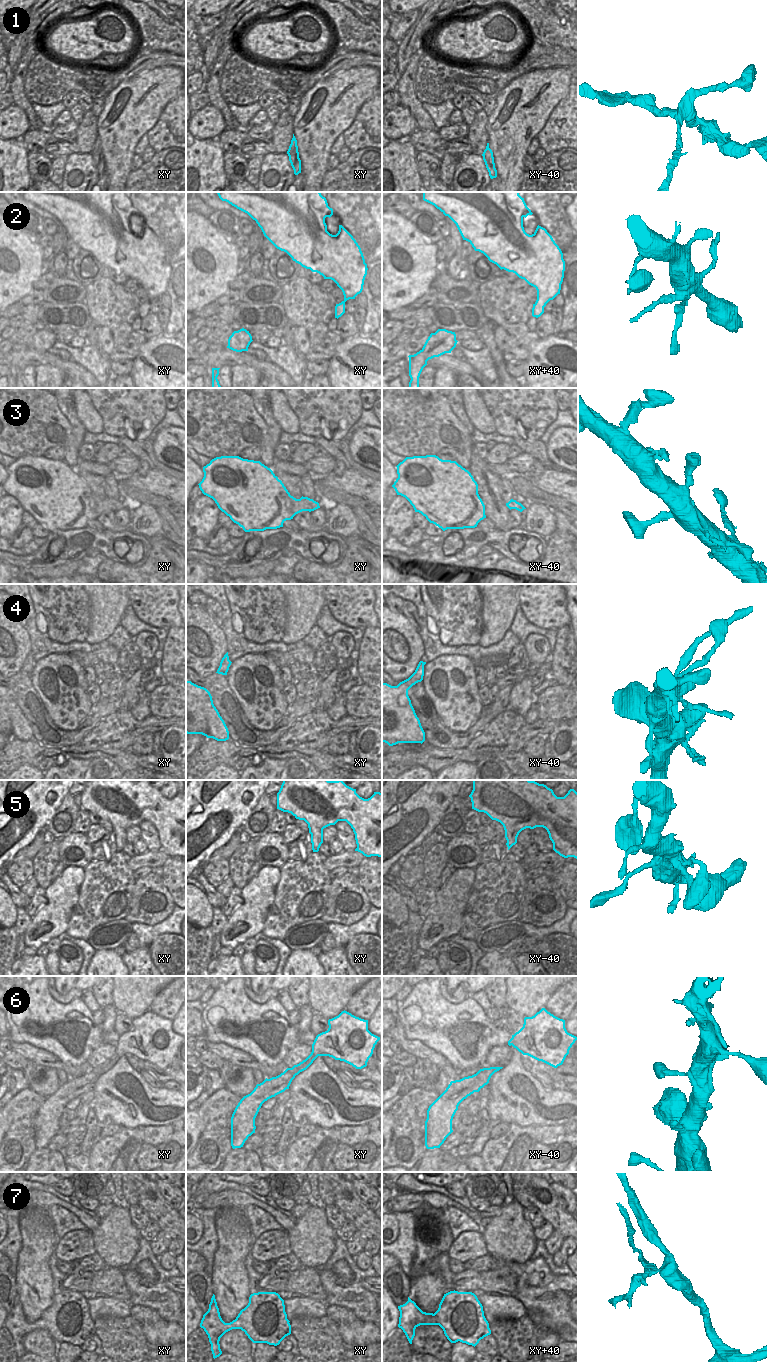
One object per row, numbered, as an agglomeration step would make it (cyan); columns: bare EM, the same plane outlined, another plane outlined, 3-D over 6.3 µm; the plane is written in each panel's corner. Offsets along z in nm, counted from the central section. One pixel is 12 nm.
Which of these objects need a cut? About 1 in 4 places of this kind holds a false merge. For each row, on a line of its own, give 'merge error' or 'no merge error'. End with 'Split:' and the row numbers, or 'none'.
1: merge error
2: merge error
3: no merge error
4: merge error
5: no merge error
6: no merge error
7: merge error
Split: 1, 2, 4, 7

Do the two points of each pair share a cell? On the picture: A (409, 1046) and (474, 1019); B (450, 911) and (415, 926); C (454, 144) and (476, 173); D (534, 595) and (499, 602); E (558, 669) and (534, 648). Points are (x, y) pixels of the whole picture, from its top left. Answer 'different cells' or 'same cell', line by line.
A: different cells
B: different cells
C: different cells
D: different cells
E: different cells

